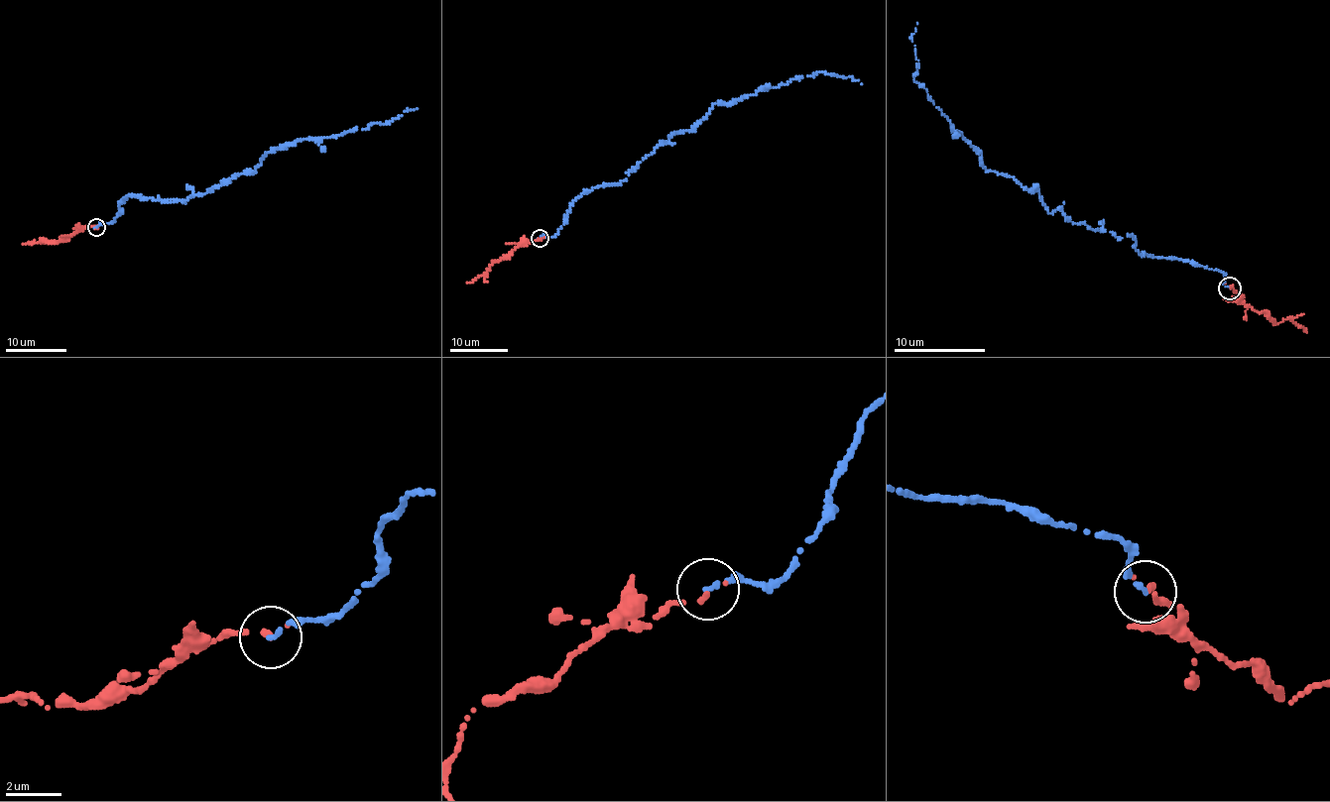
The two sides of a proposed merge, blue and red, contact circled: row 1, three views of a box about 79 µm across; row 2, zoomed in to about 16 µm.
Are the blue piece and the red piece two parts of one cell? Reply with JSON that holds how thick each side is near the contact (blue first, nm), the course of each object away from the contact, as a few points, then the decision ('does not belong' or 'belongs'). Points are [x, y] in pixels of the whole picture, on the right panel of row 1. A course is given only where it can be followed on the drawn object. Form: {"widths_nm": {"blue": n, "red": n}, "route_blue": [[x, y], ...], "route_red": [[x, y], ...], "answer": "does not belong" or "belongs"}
{"widths_nm": {"blue": 170, "red": 170}, "route_blue": [[1230, 287], [1216, 270], [1142, 256], [1135, 238], [1050, 213], [1038, 190], [985, 169], [914, 78], [917, 23]], "route_red": [[1230, 287], [1275, 324], [1287, 318], [1306, 332]], "answer": "belongs"}

